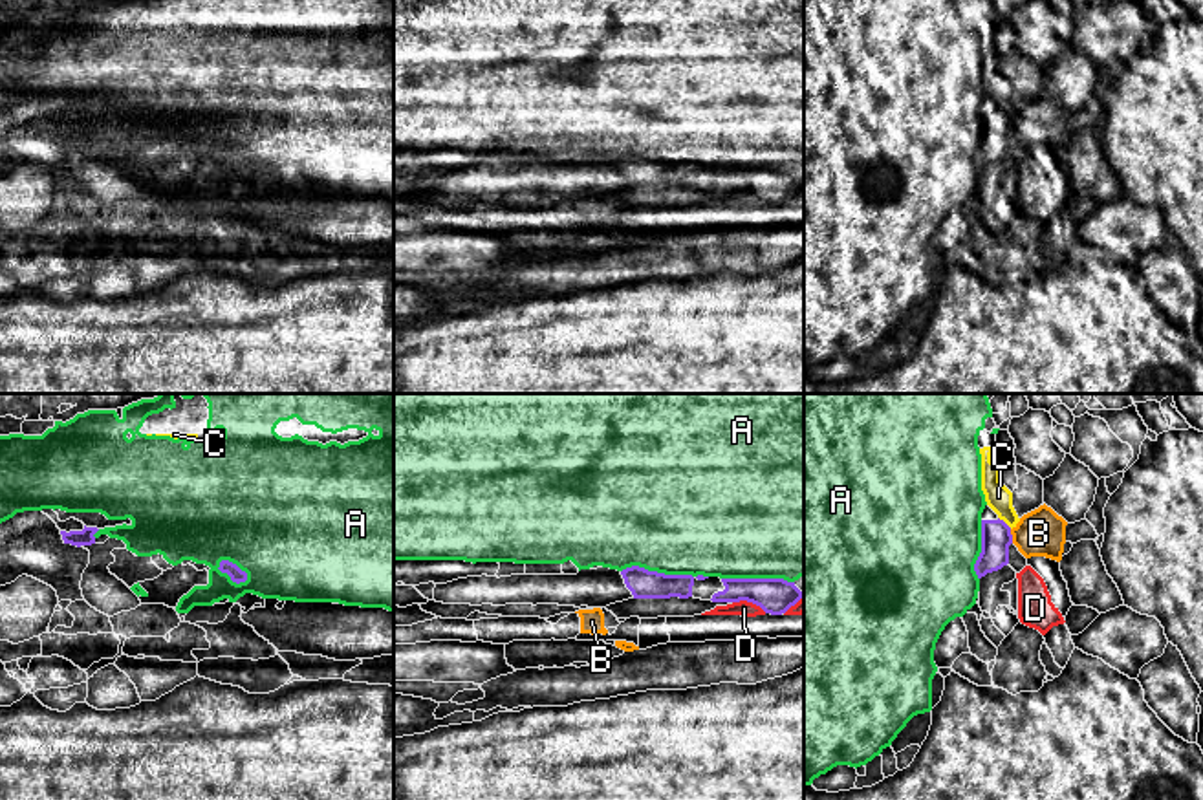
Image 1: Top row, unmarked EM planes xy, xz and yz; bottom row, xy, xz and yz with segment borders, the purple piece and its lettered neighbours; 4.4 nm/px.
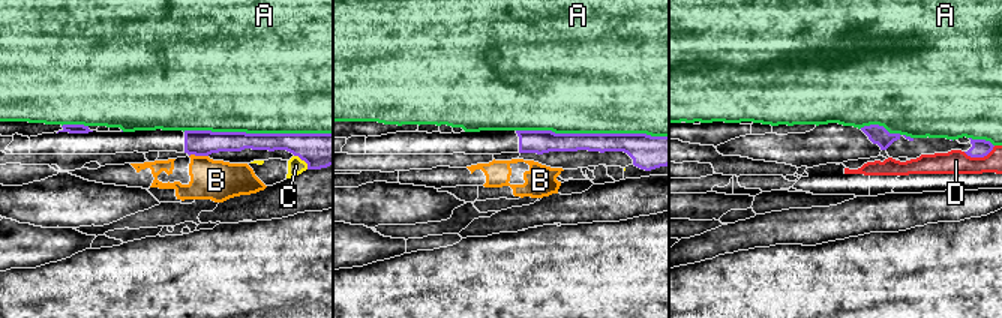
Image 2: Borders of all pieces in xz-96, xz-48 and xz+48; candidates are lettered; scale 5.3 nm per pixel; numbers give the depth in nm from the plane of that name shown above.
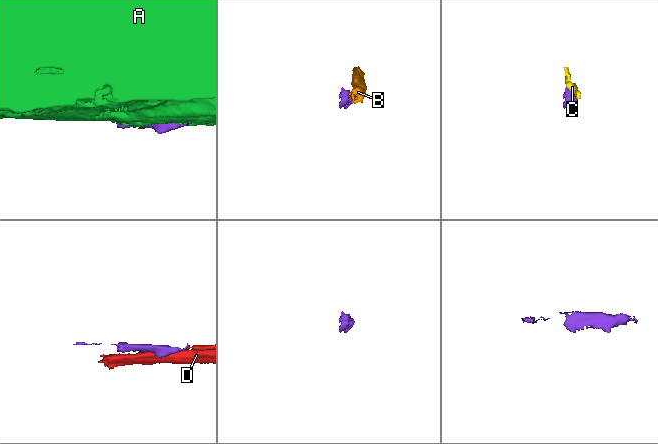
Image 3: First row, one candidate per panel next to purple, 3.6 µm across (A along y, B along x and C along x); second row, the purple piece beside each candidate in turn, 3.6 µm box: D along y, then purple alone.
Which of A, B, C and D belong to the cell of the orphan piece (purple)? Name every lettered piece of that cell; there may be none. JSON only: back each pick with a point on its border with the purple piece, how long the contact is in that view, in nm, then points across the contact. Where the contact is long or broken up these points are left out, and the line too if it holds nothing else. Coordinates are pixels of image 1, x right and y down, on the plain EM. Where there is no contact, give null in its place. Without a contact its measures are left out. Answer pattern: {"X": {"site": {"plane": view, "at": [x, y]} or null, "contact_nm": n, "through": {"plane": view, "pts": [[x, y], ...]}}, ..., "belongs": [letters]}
{"belongs": []}

